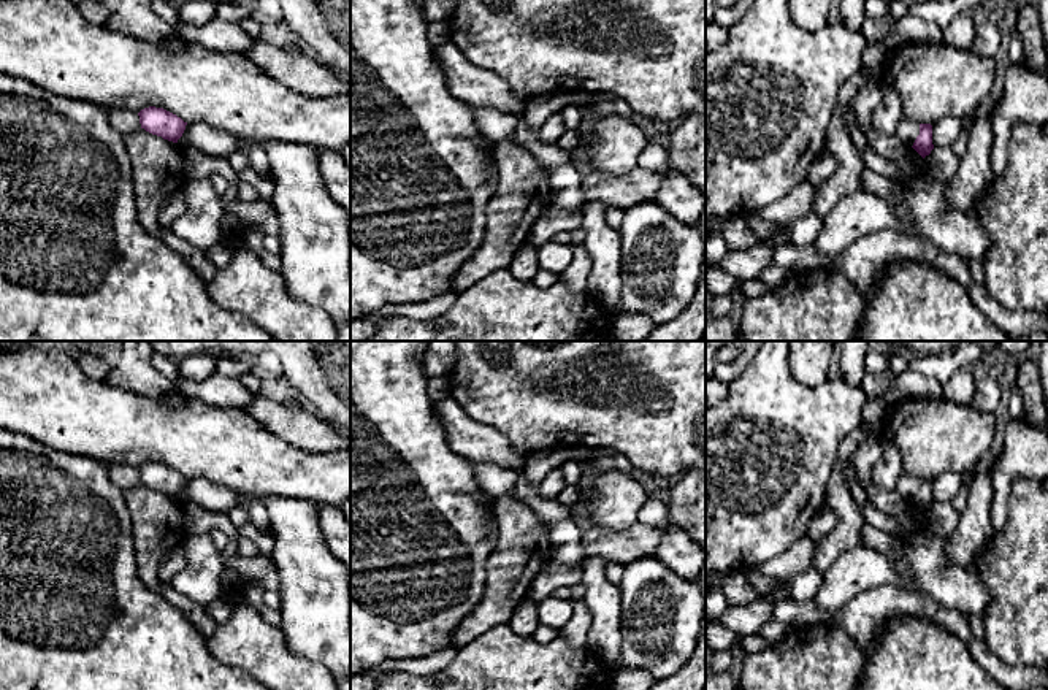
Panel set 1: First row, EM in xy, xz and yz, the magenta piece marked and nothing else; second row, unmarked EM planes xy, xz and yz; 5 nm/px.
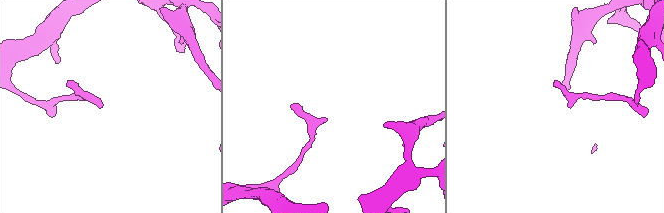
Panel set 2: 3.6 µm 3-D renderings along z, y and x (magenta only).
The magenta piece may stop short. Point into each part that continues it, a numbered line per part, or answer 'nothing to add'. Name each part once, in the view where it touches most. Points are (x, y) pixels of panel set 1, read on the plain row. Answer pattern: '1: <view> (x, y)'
nothing to add

